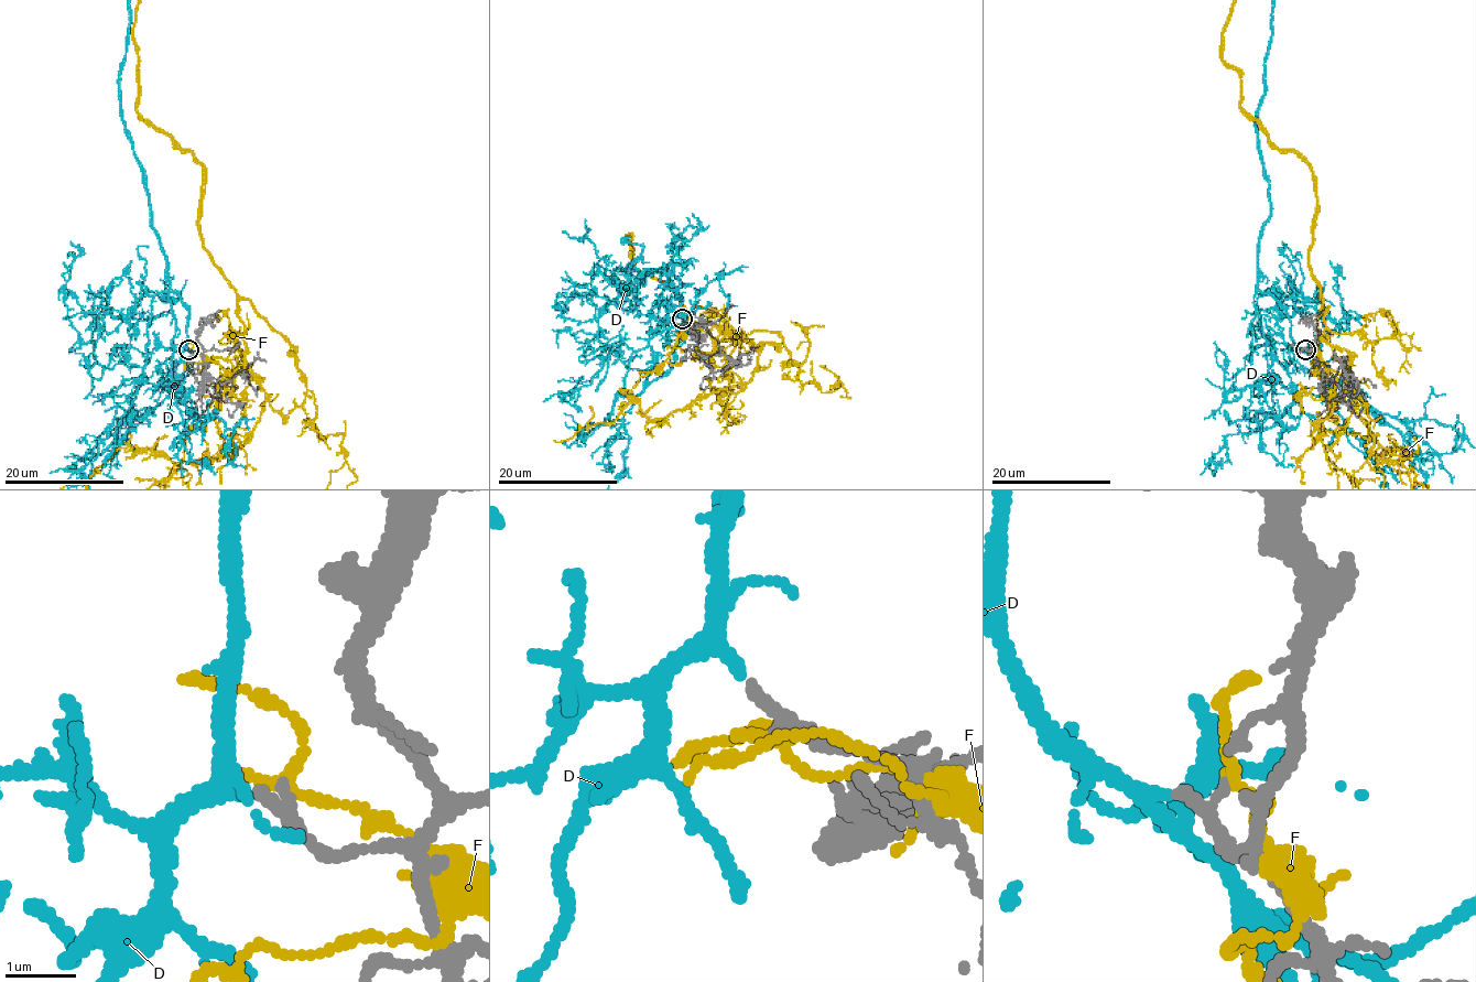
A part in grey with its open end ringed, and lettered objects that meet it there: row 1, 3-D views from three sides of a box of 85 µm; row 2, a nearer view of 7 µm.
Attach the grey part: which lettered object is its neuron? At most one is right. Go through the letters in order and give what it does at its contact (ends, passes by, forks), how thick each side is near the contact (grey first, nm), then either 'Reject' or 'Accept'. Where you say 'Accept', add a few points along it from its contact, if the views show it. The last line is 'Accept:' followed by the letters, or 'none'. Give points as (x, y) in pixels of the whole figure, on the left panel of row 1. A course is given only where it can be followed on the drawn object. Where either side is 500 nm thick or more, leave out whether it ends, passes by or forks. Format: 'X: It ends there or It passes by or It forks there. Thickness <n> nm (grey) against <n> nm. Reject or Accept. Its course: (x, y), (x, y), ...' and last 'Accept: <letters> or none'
D: It passes by. Thickness 200 nm (grey) against 200 nm. Accept
F: It passes by. Thickness 220 nm (grey) against 140 nm. Reject
Accept: D

